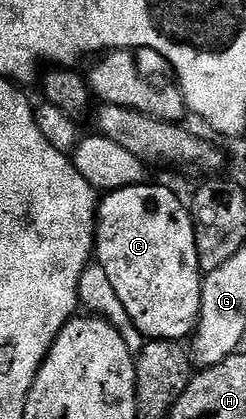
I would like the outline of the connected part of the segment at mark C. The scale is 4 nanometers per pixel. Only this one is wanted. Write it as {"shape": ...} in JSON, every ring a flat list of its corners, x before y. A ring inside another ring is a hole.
{"shape":[[144,182,108,191,97,207,94,234,96,263,103,268,114,285,119,300,136,328,146,339,182,341,196,329,202,304,203,271,197,258,194,226,188,205,169,188]]}

